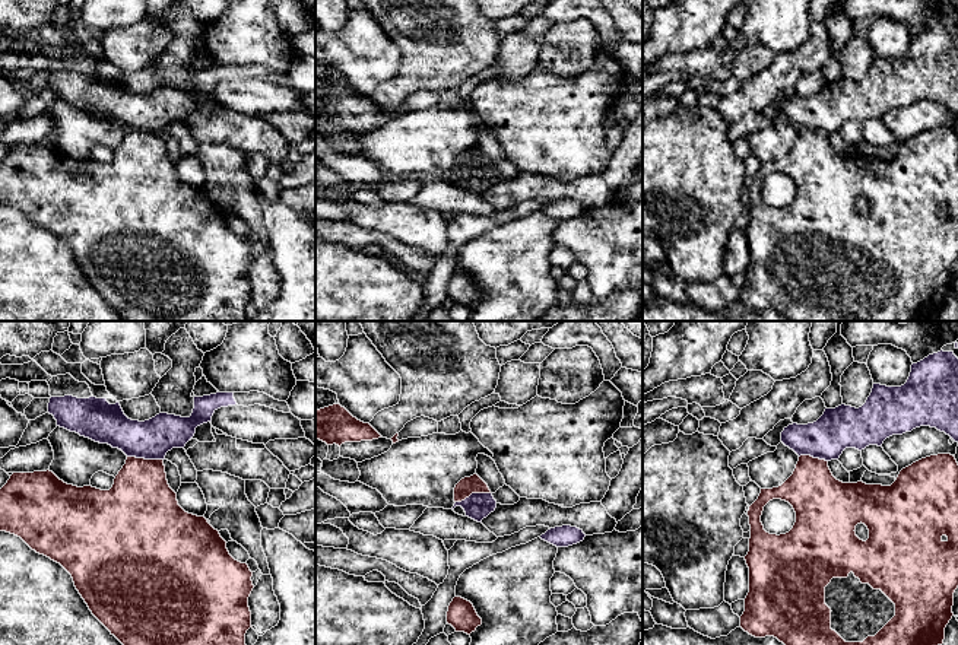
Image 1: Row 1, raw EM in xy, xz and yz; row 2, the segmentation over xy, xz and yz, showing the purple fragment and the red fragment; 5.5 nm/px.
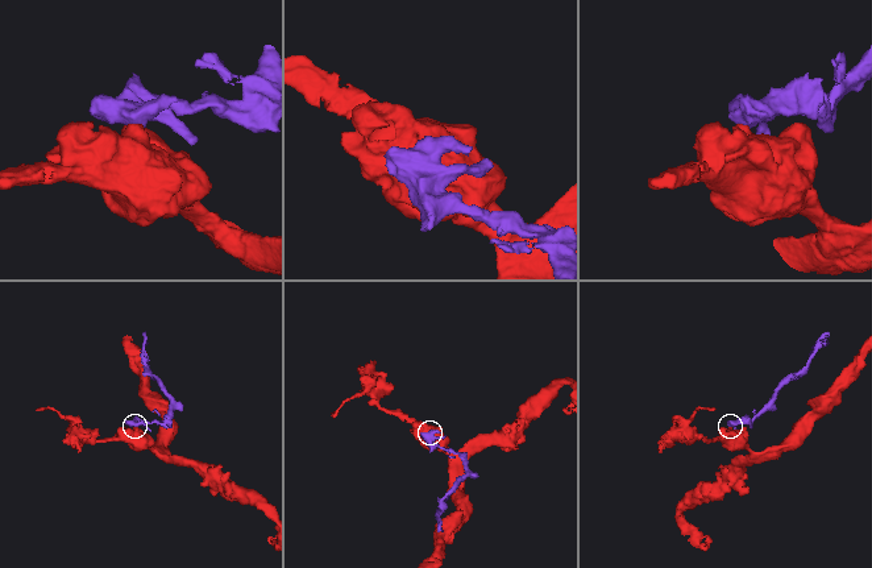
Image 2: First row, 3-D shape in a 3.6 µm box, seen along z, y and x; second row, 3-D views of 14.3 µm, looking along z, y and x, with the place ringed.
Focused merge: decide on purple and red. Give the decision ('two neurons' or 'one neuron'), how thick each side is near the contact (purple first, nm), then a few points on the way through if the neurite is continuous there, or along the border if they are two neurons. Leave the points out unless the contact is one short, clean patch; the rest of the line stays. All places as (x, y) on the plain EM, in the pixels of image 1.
two neurons | 220/380 nm | along xy (127, 129), (162, 133)

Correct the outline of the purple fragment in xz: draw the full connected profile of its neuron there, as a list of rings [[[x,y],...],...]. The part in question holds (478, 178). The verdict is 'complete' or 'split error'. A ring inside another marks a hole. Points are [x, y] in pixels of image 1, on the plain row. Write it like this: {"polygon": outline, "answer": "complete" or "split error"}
{"polygon": [[[472,166],[461,175],[456,175],[451,182],[456,179],[461,179],[466,185],[466,190],[482,196],[491,185],[497,181],[497,174],[494,172],[492,166]]], "answer": "complete"}

